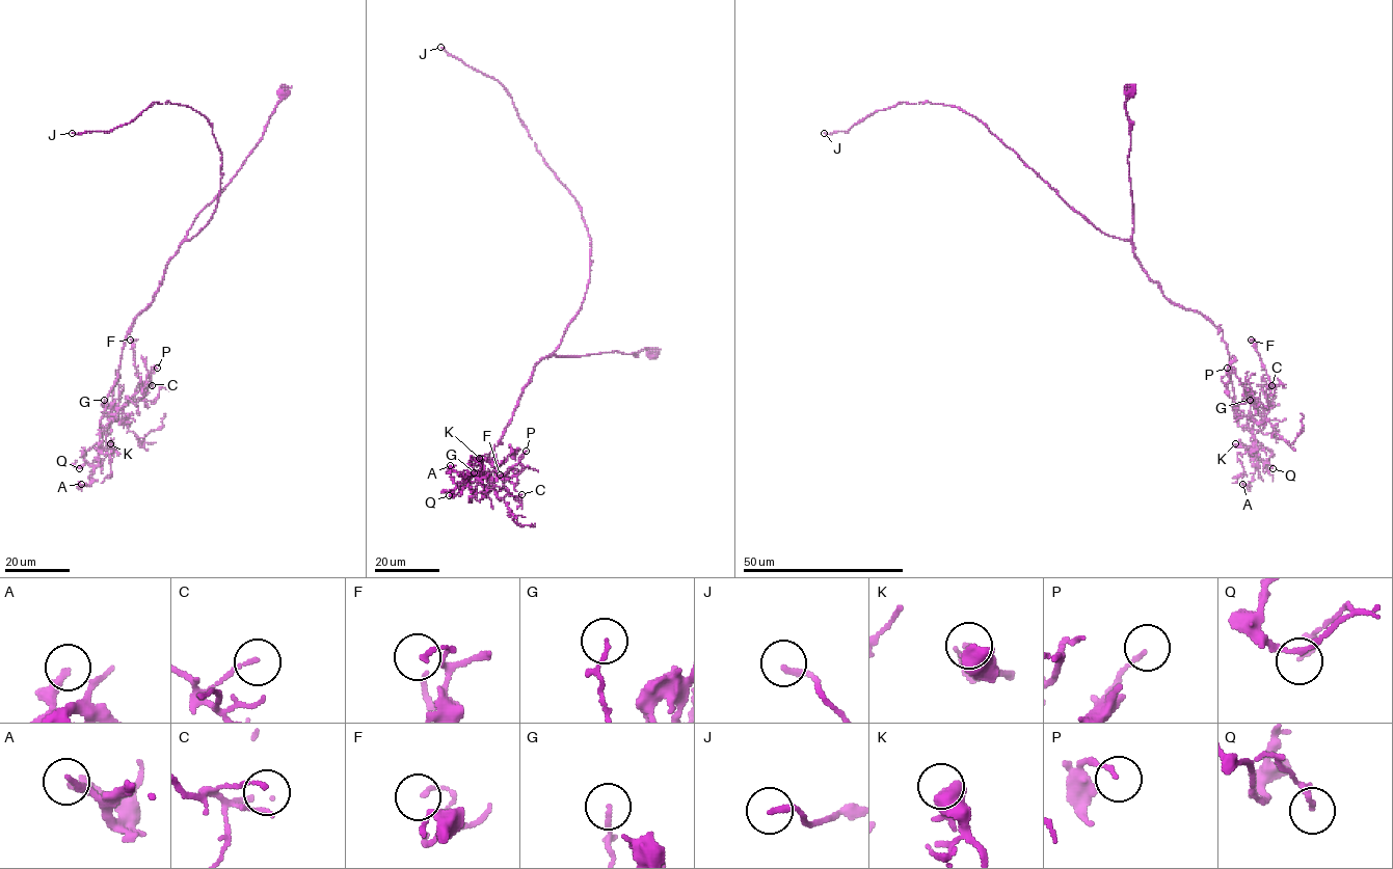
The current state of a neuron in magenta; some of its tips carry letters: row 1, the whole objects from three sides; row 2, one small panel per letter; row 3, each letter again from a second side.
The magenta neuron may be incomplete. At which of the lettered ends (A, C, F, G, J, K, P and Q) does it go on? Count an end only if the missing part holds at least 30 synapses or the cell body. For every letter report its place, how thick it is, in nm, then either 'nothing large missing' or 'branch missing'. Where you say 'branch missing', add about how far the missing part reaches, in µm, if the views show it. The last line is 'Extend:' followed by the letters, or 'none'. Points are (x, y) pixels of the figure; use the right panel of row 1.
A: (1242, 484) | 240 nm | nothing large missing
C: (1271, 385) | 110 nm | nothing large missing
F: (1251, 340) | 140 nm | nothing large missing
G: (1250, 400) | 110 nm | nothing large missing
J: (824, 133) | 190 nm | nothing large missing
K: (1235, 443) | 600 nm | nothing large missing
P: (1227, 368) | 120 nm | nothing large missing
Q: (1273, 468) | 140 nm | nothing large missing
Extend: none

